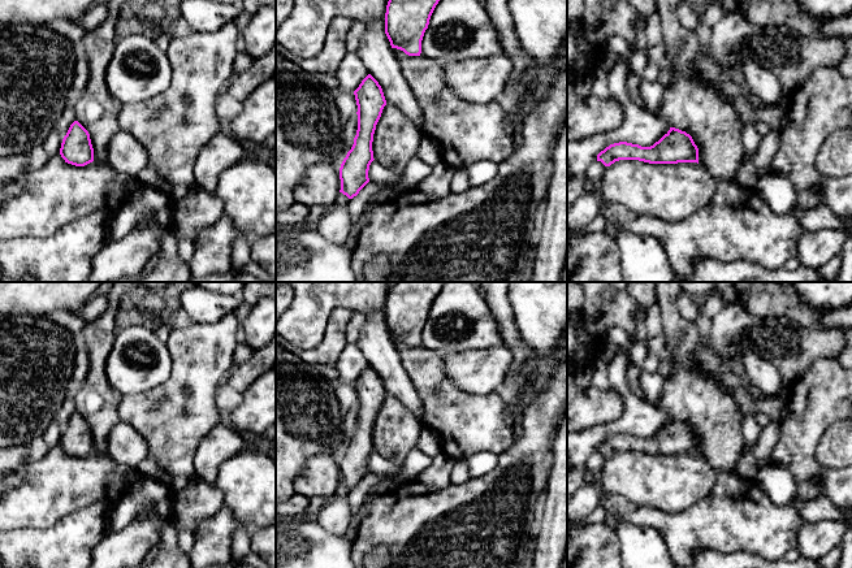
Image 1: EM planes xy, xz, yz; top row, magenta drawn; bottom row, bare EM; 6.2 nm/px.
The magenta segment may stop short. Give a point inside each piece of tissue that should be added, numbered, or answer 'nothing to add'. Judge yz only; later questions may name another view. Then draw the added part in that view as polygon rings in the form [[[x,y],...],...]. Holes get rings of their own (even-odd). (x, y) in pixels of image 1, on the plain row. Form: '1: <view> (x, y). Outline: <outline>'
1: yz (693, 398). Outline: [[[656,282],[656,303],[659,305],[666,346],[671,355],[671,377],[665,382],[663,394],[654,407],[689,425],[699,439],[699,455],[717,472],[735,473],[735,465],[745,448],[741,424],[744,415],[739,411],[734,396],[713,377],[702,374],[696,368],[696,359],[701,354],[702,341],[693,321],[683,317],[676,302],[680,296],[679,282]]]

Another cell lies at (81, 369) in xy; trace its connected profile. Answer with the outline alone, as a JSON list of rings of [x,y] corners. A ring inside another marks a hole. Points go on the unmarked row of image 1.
[[[79,344],[74,356],[74,369],[72,374],[72,385],[77,387],[82,385],[90,370],[88,351],[83,344]]]

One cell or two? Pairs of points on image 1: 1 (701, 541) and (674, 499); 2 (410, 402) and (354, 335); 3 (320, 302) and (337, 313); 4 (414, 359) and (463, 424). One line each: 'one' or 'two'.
1: two
2: two
3: two
4: one

